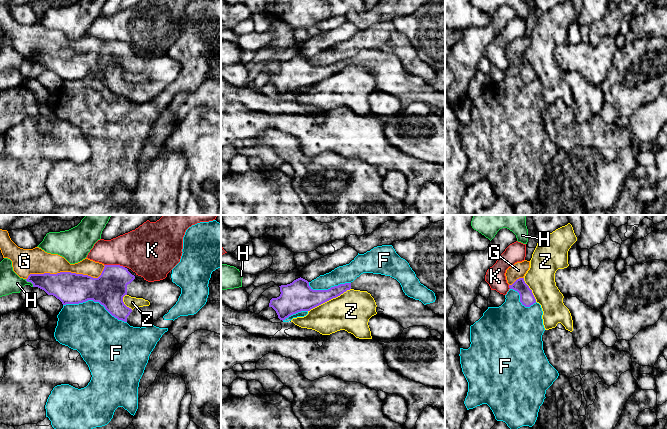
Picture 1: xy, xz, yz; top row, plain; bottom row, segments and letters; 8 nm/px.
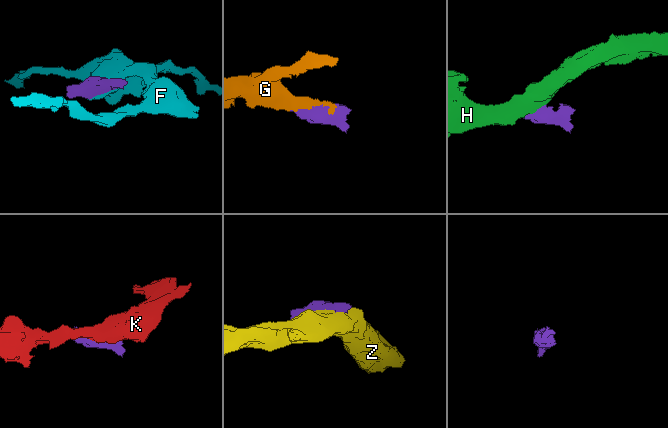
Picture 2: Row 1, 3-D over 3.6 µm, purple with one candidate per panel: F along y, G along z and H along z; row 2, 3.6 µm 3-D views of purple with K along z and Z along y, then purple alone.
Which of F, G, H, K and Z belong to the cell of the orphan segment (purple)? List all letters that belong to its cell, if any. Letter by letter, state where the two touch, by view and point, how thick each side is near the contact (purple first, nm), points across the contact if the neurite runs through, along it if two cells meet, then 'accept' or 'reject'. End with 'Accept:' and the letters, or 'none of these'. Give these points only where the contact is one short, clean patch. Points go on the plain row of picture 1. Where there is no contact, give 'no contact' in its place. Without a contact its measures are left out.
F: xy (95, 77) | 260/400 nm | reject
G: xy (66, 48) | 260/200 nm | accept
H: xy (30, 57) | 200/170 nm | along xy (25, 55), (33, 62) | reject
K: xy (114, 41) | 260/360 nm | reject
Z: xz (329, 75) | 240/320 nm | reject
Accept: G

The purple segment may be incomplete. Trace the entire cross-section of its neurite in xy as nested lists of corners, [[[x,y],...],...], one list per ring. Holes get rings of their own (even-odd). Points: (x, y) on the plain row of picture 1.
[[[0,5],[0,26],[3,34],[12,37],[13,47],[20,54],[31,58],[33,63],[44,66],[48,71],[55,72],[63,81],[93,76],[103,81],[112,92],[133,103],[152,101],[176,80],[181,70],[181,64],[167,54],[148,58],[131,45],[120,41],[104,41],[88,34],[70,40],[64,33],[47,29],[39,23],[20,24],[11,16],[8,7],[2,5]],[[125,71],[143,74],[148,76],[150,81],[132,86],[123,78]]]

